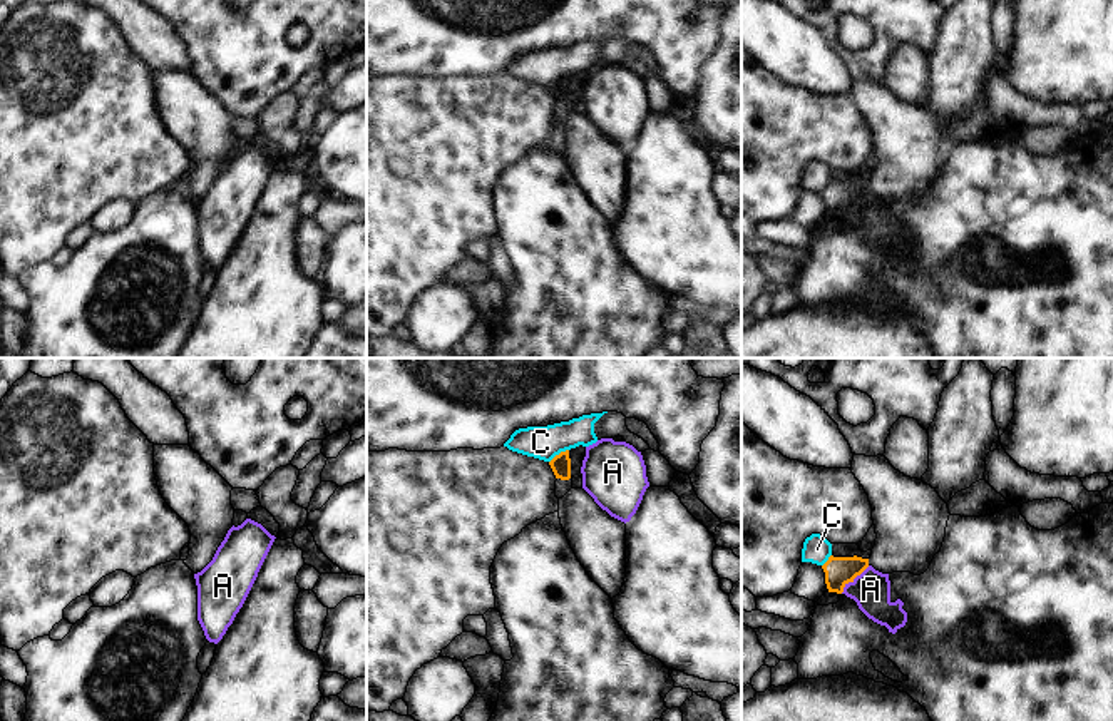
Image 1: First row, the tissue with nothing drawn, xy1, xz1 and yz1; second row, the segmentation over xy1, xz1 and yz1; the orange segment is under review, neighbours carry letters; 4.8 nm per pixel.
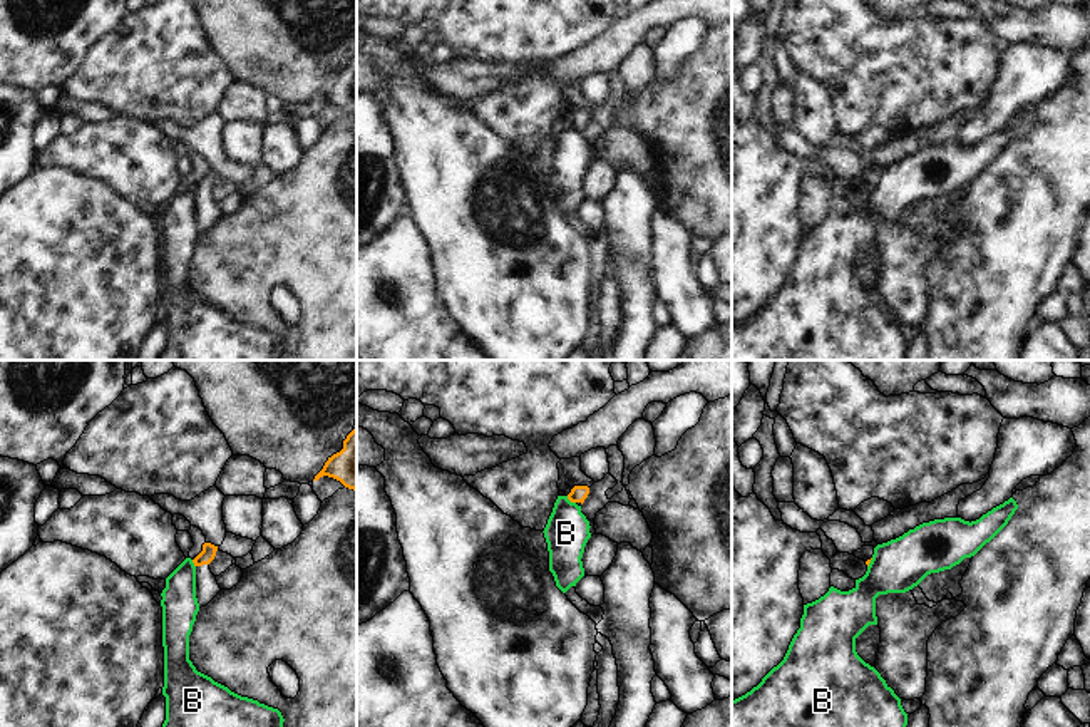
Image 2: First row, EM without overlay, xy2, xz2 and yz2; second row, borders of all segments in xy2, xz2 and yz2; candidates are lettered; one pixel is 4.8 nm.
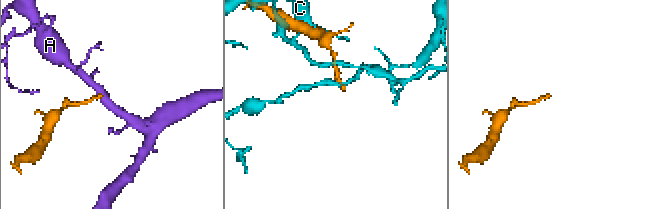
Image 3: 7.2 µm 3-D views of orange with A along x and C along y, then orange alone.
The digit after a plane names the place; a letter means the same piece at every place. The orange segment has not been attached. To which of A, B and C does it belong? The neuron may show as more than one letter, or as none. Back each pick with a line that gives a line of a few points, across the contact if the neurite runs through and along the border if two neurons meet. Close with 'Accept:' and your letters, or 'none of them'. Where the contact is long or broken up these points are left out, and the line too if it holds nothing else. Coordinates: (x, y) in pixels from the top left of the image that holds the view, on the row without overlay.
Accept: none of them

